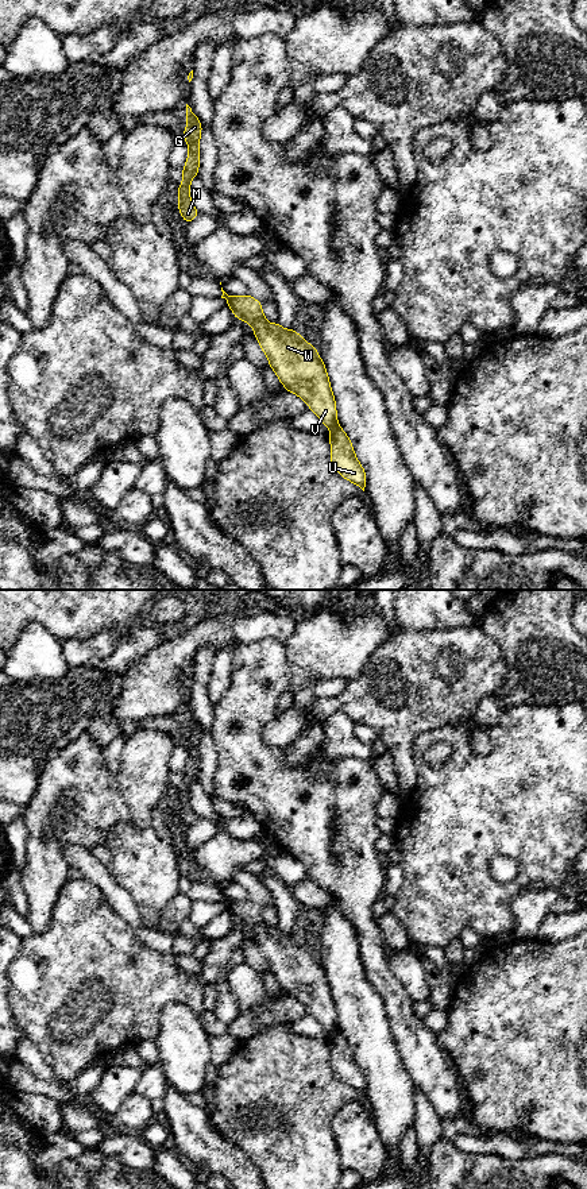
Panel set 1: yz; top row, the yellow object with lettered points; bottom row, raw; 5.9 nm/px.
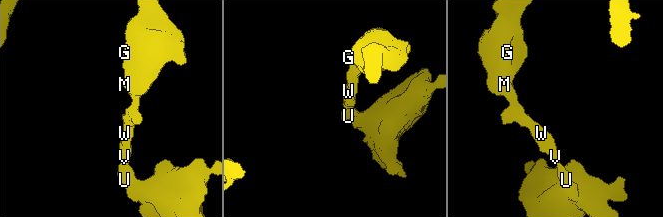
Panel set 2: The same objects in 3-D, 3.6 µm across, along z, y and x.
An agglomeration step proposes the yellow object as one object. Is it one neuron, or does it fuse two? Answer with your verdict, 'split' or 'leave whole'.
split

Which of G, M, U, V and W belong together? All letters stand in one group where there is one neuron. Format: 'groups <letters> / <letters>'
groups G M V W / U

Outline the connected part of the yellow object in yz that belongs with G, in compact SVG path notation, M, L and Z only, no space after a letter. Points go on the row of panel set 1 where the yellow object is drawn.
M186 104L186 128L182 138L186 139L189 155L182 169L182 184L178 186L178 211L181 212L186 224L189 224L200 212L193 206L190 200L190 181L198 175L200 166L200 136L201 136L201 121L193 113L192 108Z

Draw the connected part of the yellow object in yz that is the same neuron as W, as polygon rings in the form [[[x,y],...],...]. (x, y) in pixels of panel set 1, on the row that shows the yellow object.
[[[221,287],[235,319],[252,325],[262,351],[269,358],[286,391],[302,398],[328,429],[337,425],[336,401],[325,364],[316,347],[310,345],[294,329],[283,329],[279,323],[270,325],[262,312],[262,302],[251,296],[228,296]]]

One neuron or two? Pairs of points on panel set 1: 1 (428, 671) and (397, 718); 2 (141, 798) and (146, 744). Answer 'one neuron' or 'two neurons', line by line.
1: one neuron
2: one neuron

